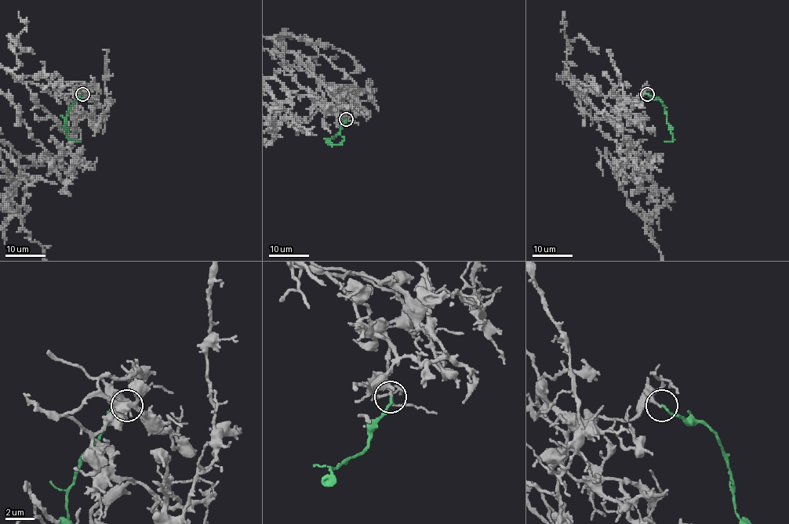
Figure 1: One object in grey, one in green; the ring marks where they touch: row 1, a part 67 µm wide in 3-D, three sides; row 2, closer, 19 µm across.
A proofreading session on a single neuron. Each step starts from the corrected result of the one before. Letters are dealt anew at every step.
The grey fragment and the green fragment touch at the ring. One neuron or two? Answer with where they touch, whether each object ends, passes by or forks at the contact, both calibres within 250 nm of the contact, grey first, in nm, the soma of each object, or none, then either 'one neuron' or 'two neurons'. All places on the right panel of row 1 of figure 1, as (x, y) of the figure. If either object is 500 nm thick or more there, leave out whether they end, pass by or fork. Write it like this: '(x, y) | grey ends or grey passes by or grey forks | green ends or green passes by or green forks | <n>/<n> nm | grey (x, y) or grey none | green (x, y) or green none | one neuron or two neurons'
(647, 94) | grey ends | green ends | 240/170 nm | grey none | green none | two neurons

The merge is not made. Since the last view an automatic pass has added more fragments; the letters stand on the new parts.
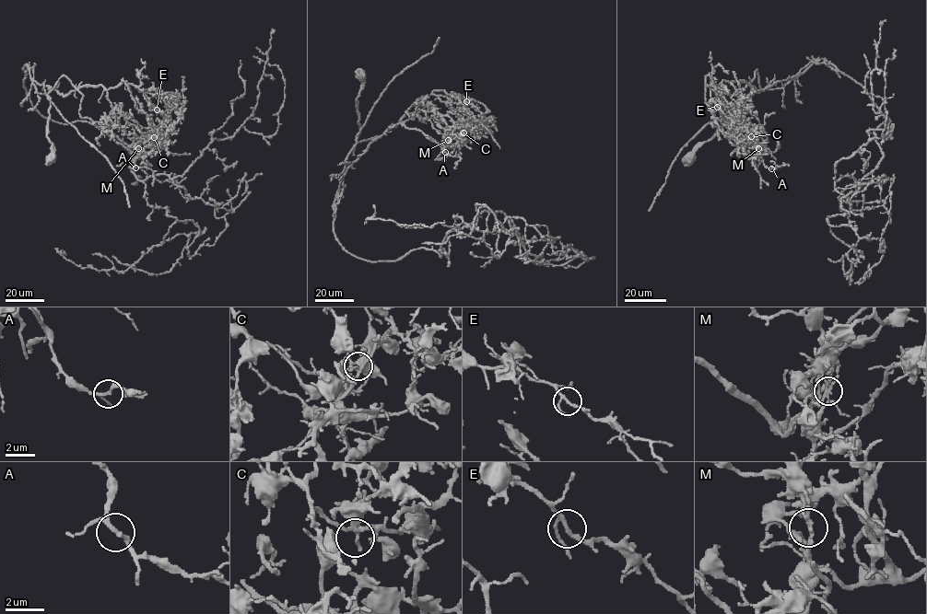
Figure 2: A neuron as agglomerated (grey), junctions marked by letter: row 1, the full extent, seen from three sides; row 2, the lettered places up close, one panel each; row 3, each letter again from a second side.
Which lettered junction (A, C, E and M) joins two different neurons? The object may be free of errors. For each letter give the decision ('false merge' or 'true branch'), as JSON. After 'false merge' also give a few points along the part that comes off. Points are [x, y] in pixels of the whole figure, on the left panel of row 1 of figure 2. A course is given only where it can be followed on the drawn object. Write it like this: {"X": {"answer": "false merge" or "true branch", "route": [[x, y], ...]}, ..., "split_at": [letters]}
{"A": {"answer": "true branch"}, "C": {"answer": "true branch"}, "E": {"answer": "true branch"}, "M": {"answer": "false merge", "route": [[138, 148], [133, 154], [82, 118], [83, 95], [65, 75], [47, 95], [106, 158], [129, 207]]}, "split_at": ["M"]}

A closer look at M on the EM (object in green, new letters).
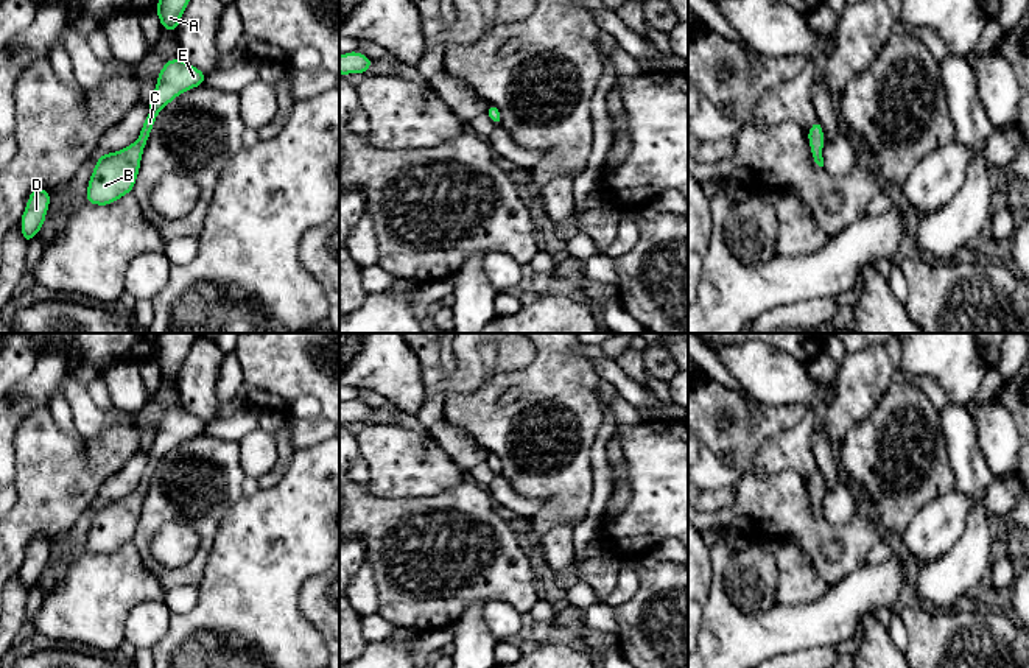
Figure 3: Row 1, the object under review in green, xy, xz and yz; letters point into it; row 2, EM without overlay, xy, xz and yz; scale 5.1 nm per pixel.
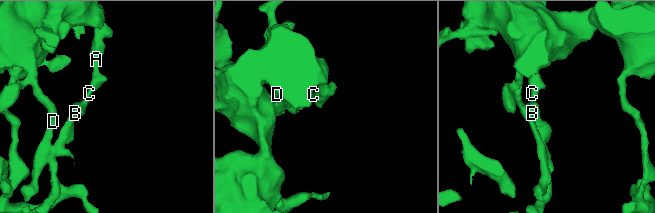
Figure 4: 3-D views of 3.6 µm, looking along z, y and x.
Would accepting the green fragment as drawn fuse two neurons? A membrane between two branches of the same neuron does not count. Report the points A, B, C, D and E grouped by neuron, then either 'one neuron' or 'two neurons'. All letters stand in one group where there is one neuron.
A C D E / B; two neurons

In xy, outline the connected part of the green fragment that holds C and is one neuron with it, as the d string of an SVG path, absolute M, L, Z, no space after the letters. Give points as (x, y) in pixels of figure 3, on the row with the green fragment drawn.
M168 59L157 75L157 84L149 101L149 114L143 121L140 135L145 145L149 139L151 129L159 112L185 90L204 84L207 75L199 69L190 65L185 59Z

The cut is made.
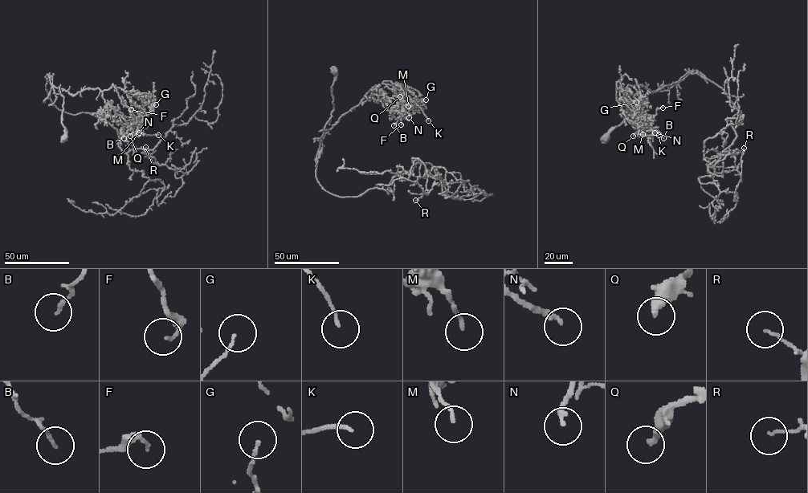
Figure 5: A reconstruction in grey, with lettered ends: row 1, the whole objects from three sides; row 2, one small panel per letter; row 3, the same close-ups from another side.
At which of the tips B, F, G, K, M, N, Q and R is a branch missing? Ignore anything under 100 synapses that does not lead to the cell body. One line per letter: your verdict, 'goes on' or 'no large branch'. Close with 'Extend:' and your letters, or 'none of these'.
B: no large branch
F: no large branch
G: no large branch
K: no large branch
M: no large branch
N: no large branch
Q: no large branch
R: no large branch
Extend: none of these

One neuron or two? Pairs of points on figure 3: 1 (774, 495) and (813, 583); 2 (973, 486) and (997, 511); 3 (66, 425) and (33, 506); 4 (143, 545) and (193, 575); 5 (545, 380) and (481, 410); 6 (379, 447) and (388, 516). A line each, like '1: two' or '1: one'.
1: two
2: two
3: two
4: one
5: one
6: two

